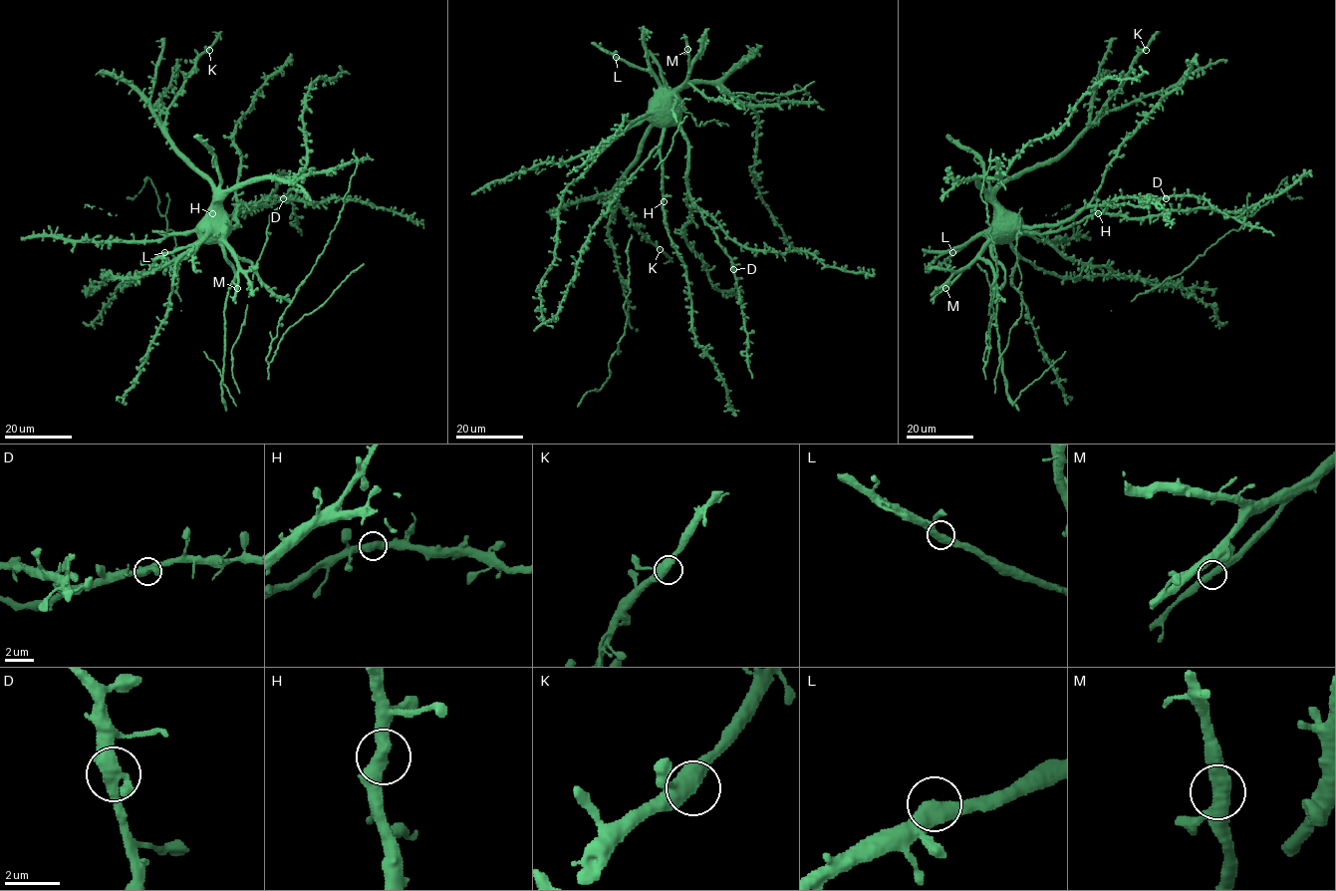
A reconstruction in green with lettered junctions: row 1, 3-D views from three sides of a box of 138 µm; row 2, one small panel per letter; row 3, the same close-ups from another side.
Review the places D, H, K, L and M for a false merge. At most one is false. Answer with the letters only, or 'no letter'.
no letter

